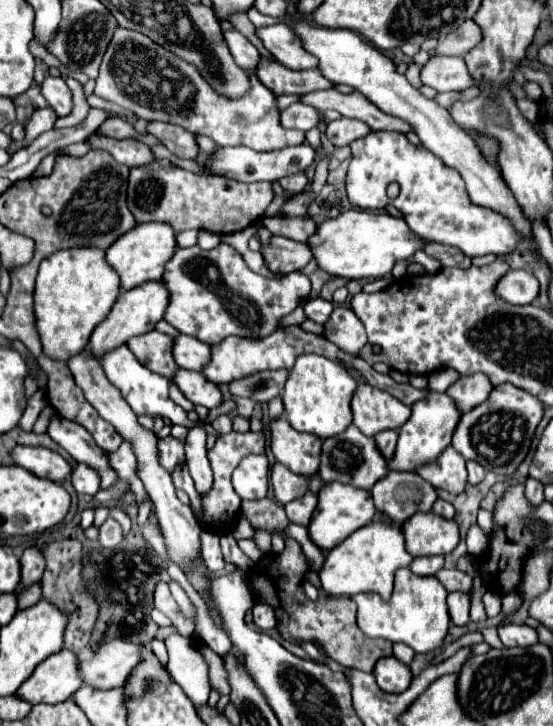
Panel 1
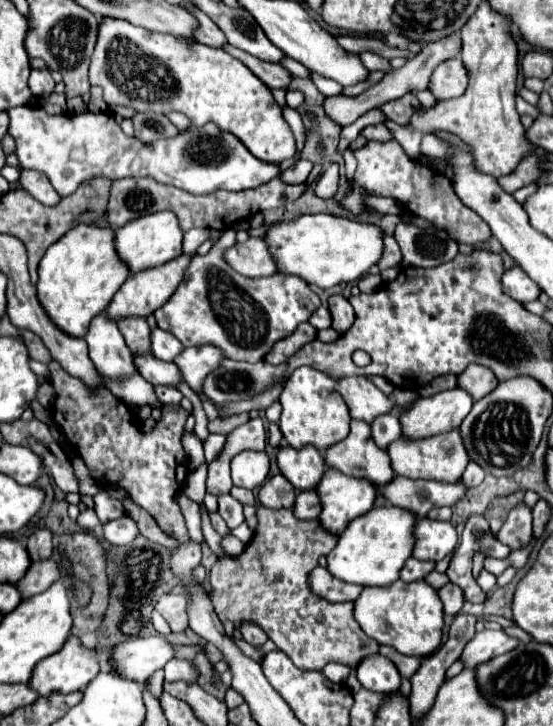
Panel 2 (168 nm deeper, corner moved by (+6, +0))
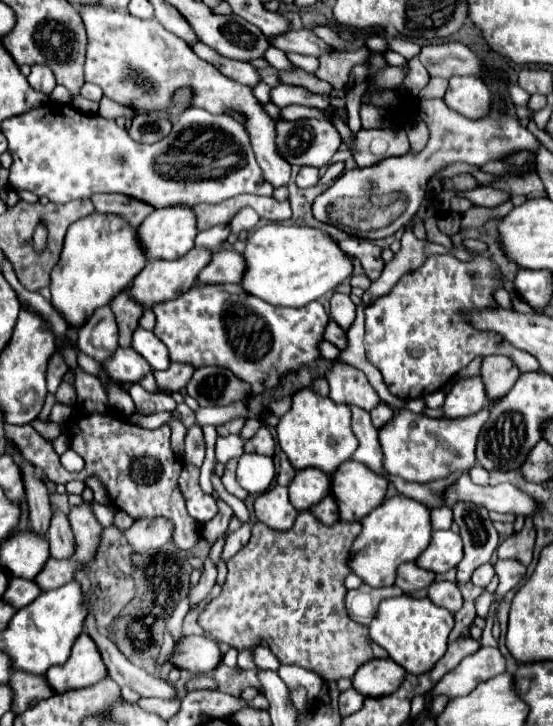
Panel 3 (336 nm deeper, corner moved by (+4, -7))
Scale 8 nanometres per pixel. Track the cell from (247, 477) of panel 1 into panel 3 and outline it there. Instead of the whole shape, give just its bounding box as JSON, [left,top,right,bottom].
[237,454,275,494]

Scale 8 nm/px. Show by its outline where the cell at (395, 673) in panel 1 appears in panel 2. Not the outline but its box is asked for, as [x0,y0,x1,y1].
[355,653,401,693]

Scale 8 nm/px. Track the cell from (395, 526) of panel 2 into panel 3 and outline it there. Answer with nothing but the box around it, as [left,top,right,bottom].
[347,498,431,586]

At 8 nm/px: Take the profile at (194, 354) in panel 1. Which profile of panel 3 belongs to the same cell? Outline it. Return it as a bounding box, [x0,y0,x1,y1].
[131,328,171,370]

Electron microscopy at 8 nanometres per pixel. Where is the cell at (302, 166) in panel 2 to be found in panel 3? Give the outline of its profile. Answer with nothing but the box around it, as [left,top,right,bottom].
[295,166,319,188]

